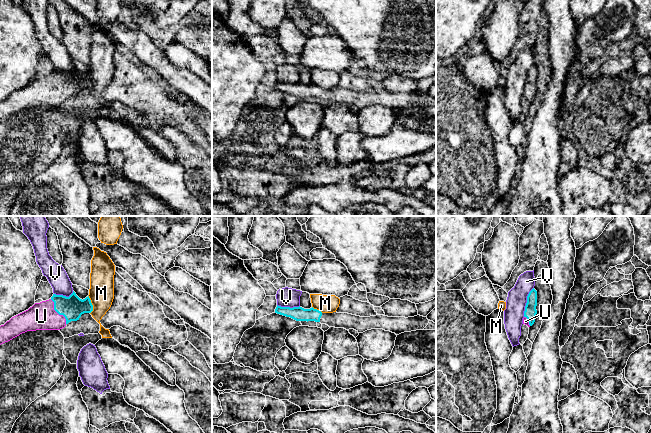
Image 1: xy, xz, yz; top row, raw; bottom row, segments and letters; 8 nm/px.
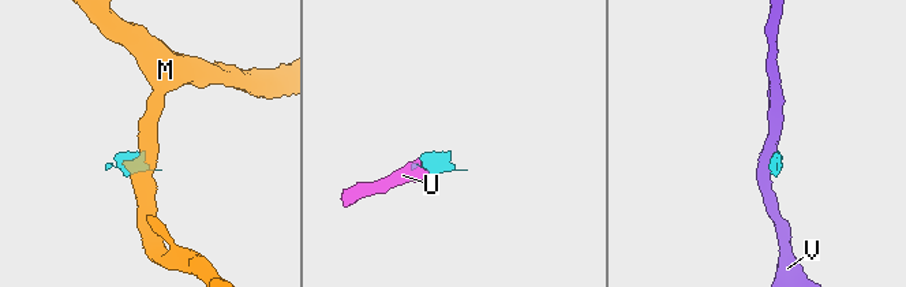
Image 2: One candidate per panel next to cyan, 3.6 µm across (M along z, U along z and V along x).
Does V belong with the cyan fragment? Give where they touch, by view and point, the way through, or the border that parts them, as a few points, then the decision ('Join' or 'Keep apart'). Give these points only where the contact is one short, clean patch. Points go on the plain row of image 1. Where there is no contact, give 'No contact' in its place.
Touches cyan at yz (527, 78). Boundary: yz (533, 63), (527, 72), (523, 92). Keep apart

